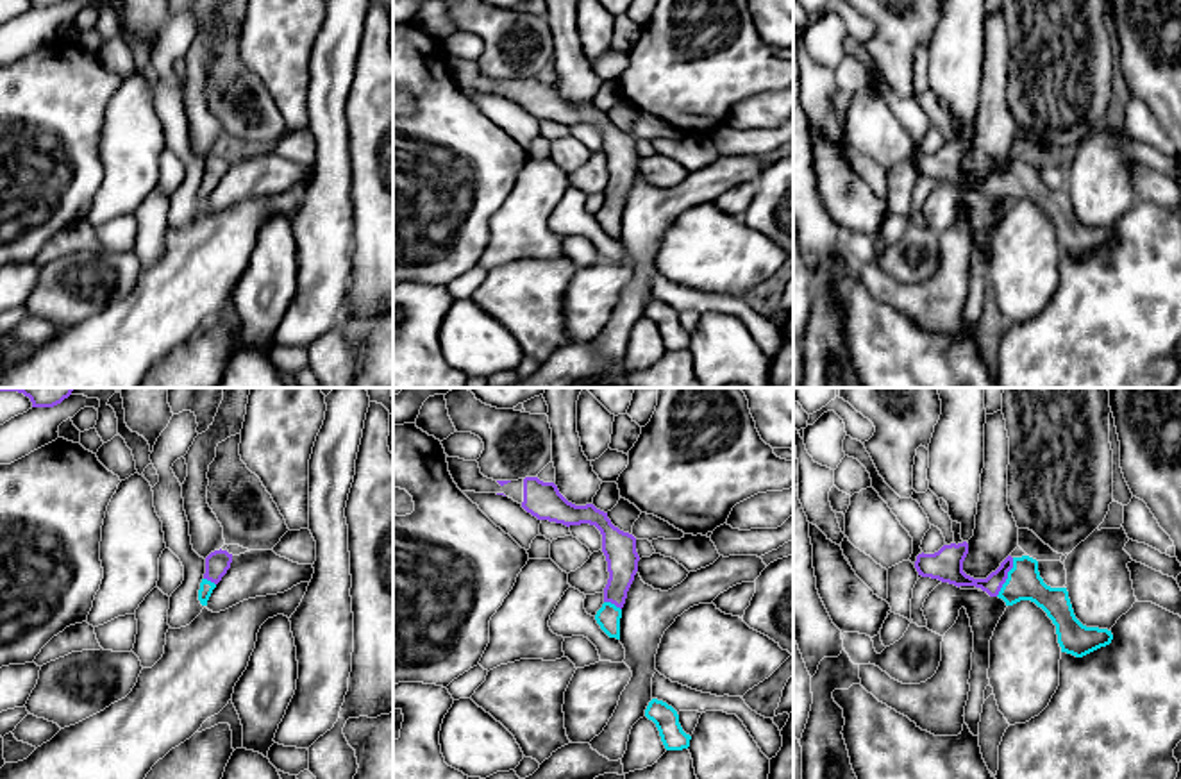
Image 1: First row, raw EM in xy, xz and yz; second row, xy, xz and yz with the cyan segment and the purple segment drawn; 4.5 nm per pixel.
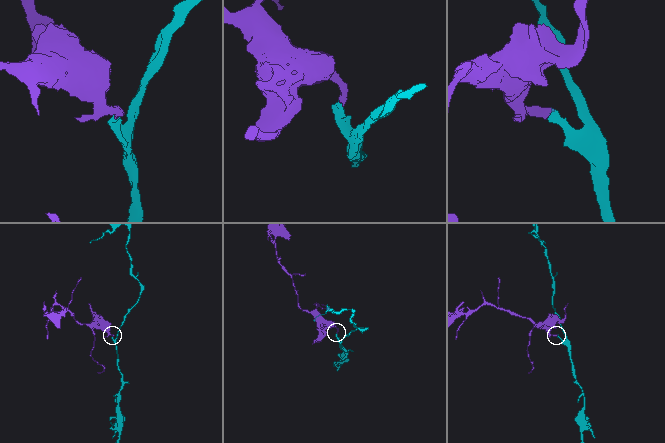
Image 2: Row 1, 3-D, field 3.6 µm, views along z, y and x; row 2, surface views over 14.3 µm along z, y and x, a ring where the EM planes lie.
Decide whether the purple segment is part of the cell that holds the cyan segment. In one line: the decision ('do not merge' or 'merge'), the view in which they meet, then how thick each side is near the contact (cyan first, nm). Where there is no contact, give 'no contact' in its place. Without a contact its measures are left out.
merge | yz | 160/100 nm

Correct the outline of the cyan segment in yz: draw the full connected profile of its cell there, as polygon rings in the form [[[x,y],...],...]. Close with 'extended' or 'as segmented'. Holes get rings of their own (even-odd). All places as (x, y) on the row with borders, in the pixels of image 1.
[[[967,541],[943,545],[934,554],[918,554],[915,568],[922,577],[938,579],[958,588],[981,588],[990,597],[1002,599],[1006,606],[1020,600],[1034,602],[1056,625],[1061,652],[1083,658],[1111,643],[1111,631],[1086,627],[1076,618],[1067,588],[1051,588],[1043,582],[1036,559],[1008,556],[986,579],[974,579],[963,572],[967,554]]]; extended

